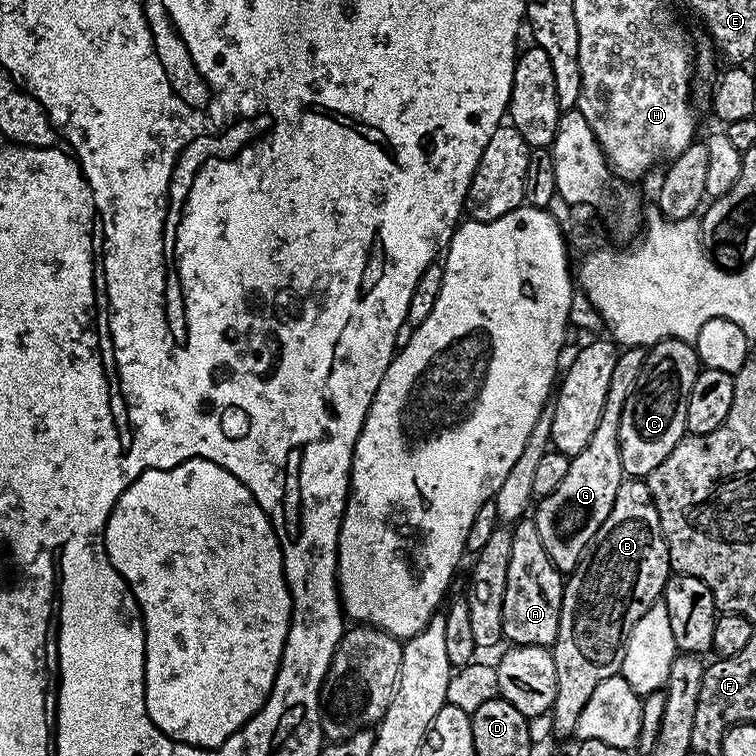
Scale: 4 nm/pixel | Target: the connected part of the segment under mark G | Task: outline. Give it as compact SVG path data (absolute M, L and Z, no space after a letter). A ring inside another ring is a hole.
M643 347L624 348L617 355L614 374L610 374L610 390L606 390L606 406L602 406L602 418L598 418L598 426L586 450L571 457L570 470L566 470L566 478L558 485L558 490L543 497L535 505L534 519L538 526L538 538L542 538L542 546L546 546L550 562L554 562L561 574L571 574L580 565L584 552L592 547L594 534L598 534L602 522L610 518L620 482L625 479L620 461L622 410L626 406L626 398L630 398L632 389L636 387L645 355Z

